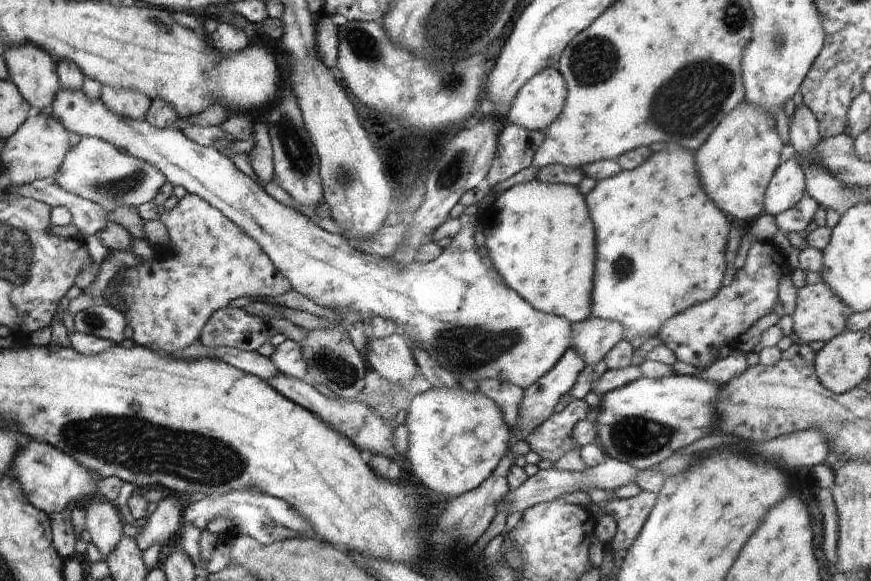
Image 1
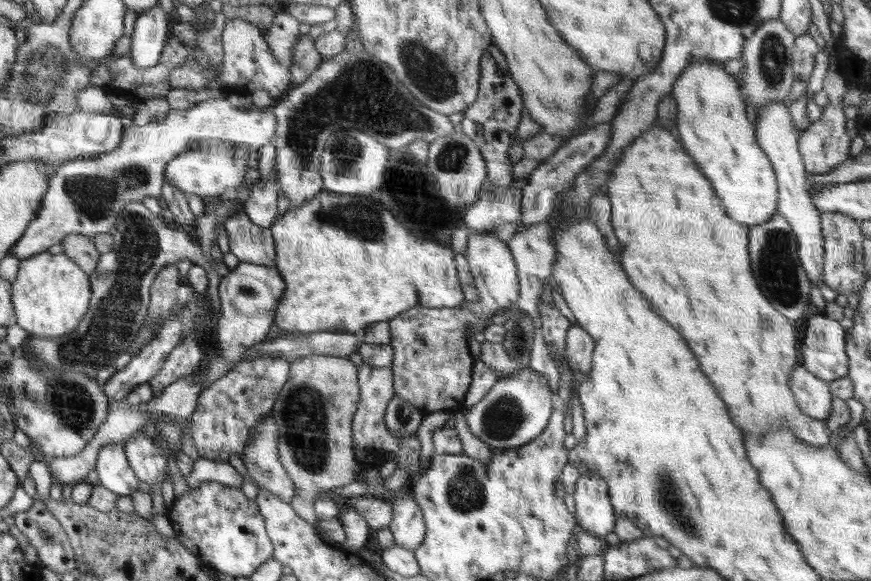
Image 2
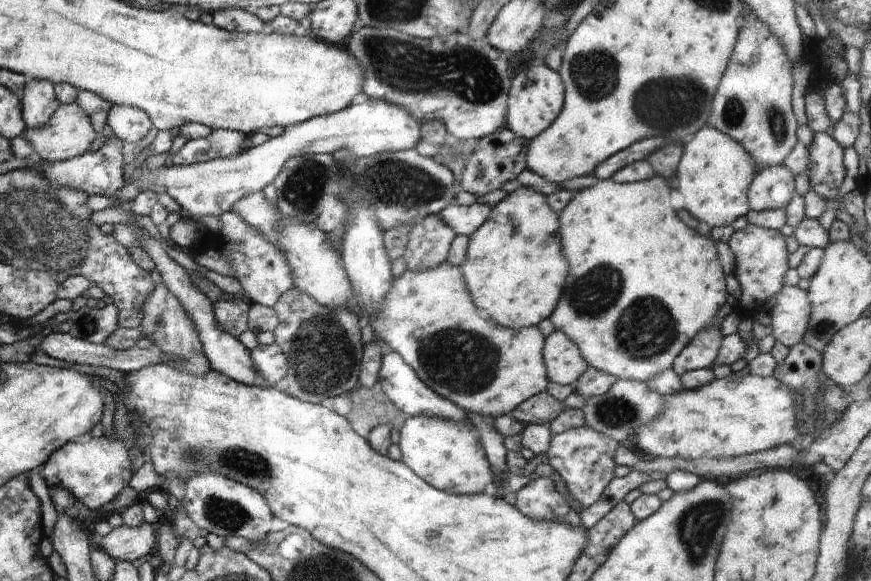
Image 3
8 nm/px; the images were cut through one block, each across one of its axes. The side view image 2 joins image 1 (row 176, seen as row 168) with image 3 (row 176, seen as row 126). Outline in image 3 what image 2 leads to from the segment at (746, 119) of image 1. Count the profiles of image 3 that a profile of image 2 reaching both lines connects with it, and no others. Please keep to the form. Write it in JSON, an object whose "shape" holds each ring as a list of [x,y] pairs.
{"shape":[[[702,127],[694,136],[683,144],[683,153],[677,166],[678,191],[684,197],[683,208],[688,210],[702,224],[702,228],[710,230],[715,226],[728,226],[737,218],[746,216],[751,210],[747,199],[750,183],[756,176],[753,158],[746,149],[727,134],[716,130],[716,127]]]}

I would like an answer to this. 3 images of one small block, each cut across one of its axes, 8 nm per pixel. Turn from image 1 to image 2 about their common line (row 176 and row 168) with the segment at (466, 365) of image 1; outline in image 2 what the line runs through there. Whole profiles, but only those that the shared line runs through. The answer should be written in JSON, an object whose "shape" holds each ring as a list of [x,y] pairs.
{"shape":[[[226,141],[220,148],[216,146],[216,152],[212,152],[212,158],[206,154],[206,148],[190,149],[182,152],[169,160],[164,169],[164,183],[168,181],[174,187],[185,192],[187,196],[197,194],[198,196],[214,196],[233,194],[240,188],[248,163],[252,158],[257,162],[258,151],[252,150],[248,145],[240,143],[229,143]]]}

